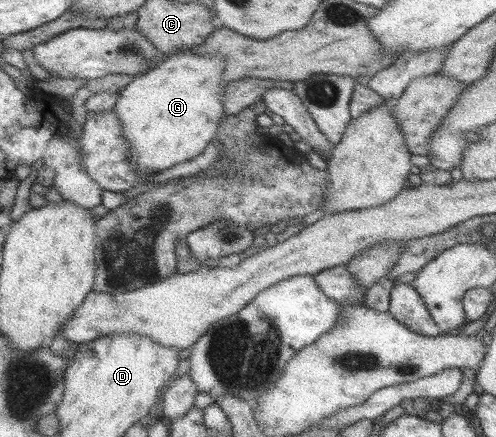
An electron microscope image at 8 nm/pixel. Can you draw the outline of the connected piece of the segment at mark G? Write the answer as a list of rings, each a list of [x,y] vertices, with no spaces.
[[[184,51],[170,55],[146,73],[131,77],[119,90],[112,109],[129,144],[129,160],[133,160],[137,170],[153,173],[163,171],[203,153],[205,146],[215,139],[220,122],[227,116],[223,113],[221,102],[223,65],[219,55],[194,55]]]

